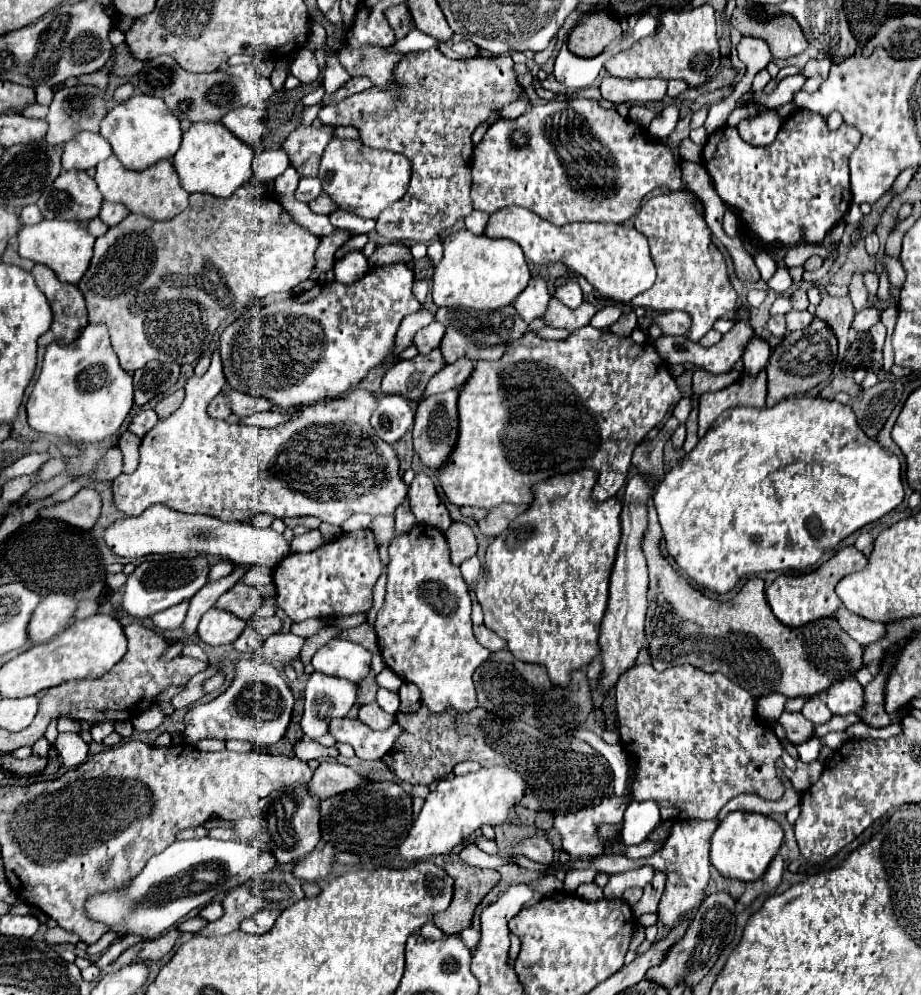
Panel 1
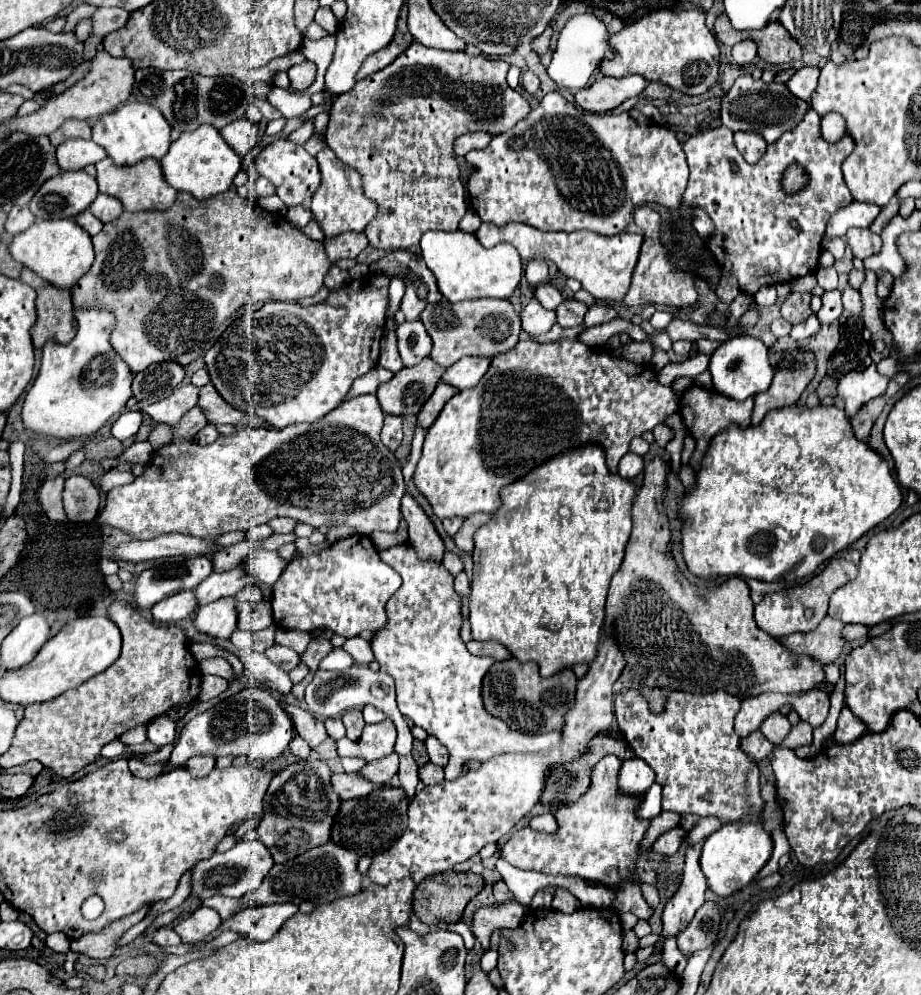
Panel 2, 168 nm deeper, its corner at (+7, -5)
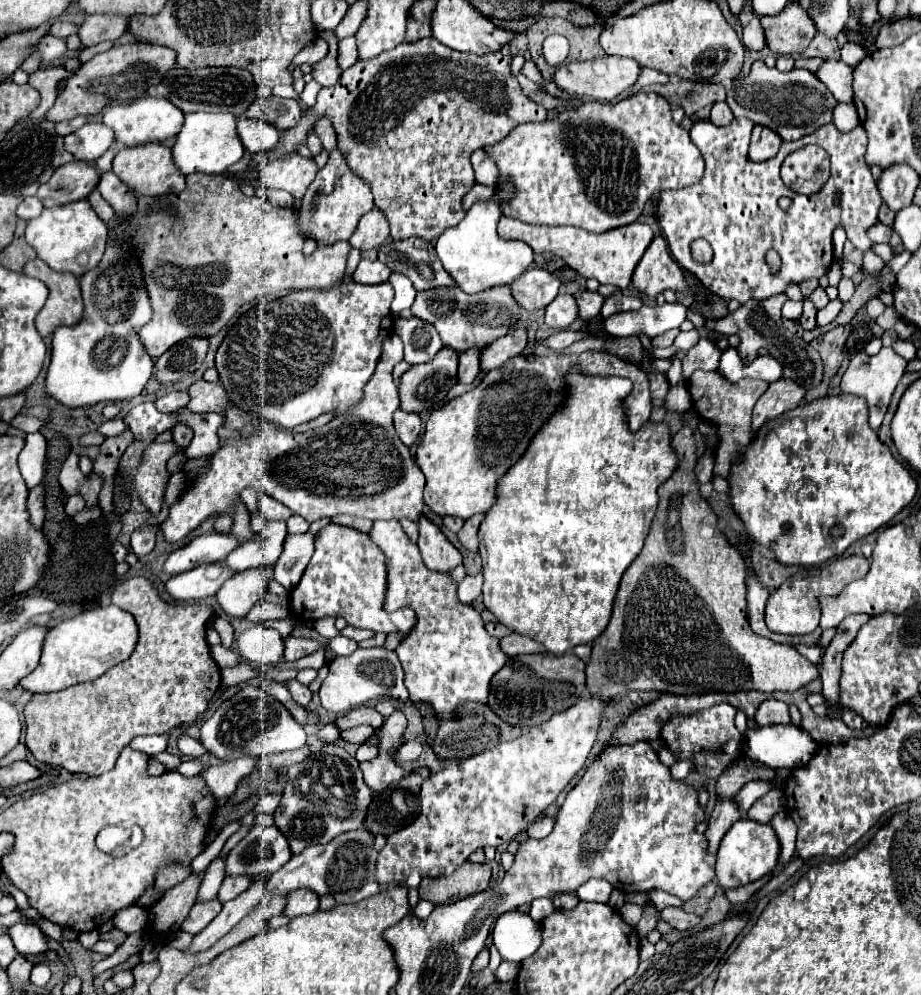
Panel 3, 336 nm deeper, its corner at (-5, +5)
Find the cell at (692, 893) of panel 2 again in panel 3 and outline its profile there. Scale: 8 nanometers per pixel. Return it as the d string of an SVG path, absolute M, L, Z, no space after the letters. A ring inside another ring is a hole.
M719 798L715 802L715 810L711 812L709 818L709 828L705 832L707 840L709 840L709 854L715 856L719 842L723 840L723 836L727 834L727 830L741 818L739 808L735 808L735 798Z

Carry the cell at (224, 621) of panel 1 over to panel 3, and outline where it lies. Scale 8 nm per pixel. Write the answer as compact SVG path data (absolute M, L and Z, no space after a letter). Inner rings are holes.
M267 568L239 572L239 576L231 576L221 586L221 590L217 592L217 600L229 616L243 618L251 610L251 606L263 598L269 584L265 570Z

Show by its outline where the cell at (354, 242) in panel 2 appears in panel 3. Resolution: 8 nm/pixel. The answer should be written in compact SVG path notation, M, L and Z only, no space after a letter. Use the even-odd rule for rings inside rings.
M373 208L361 218L355 236L351 236L349 242L357 250L371 250L379 248L385 240L389 240L387 218L383 216L383 212L379 212L379 208Z

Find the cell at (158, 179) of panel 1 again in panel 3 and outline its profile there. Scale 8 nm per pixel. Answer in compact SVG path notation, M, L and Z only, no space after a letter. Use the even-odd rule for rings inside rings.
M151 142L141 144L135 148L121 148L113 160L113 172L121 178L121 182L135 194L143 196L159 196L159 194L173 194L185 188L185 174L179 172L171 158L171 148Z

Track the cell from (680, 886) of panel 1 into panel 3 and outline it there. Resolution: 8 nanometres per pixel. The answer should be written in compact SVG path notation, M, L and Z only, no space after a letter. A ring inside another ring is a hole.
M751 780L751 782L747 782L747 784L735 794L735 800L737 800L737 804L739 804L741 814L745 814L745 812L751 808L751 804L753 804L757 798L765 796L771 788L773 788L773 782L763 782L763 780Z

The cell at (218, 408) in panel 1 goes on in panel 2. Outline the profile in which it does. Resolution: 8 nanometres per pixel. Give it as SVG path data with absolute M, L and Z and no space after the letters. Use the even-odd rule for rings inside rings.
M195 406L195 408L191 408L191 410L183 416L183 420L179 422L175 434L177 434L177 436L187 436L187 438L191 438L191 436L195 436L201 428L205 428L207 424L209 424L209 422L207 422L203 410L201 410L199 406Z

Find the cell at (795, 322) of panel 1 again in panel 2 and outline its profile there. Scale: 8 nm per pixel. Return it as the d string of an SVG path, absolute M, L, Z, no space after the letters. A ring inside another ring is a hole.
M809 316L805 322L799 322L791 328L791 338L793 340L803 340L807 336L813 336L819 330L819 320L815 316Z

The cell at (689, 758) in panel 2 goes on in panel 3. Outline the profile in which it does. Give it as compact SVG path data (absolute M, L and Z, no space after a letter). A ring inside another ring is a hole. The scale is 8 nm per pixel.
M717 704L713 708L707 708L693 716L675 716L669 724L663 726L661 738L665 740L665 746L679 752L681 760L691 760L697 766L697 772L709 778L719 778L725 768L735 762L741 756L741 742L743 736L735 728L735 708L729 704Z

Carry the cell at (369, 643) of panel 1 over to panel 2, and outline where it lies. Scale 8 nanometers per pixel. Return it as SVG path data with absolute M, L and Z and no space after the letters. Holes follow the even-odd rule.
M313 638L313 640L309 642L309 650L303 654L303 662L309 666L311 672L315 672L315 670L317 670L317 662L319 662L327 652L331 652L331 650L333 650L331 640L327 640L327 638Z

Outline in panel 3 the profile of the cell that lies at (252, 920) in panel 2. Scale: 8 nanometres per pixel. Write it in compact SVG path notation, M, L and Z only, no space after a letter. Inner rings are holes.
M303 888L299 892L291 892L289 894L289 902L285 908L285 916L295 918L301 914L313 914L319 908L319 896L315 896L315 892Z

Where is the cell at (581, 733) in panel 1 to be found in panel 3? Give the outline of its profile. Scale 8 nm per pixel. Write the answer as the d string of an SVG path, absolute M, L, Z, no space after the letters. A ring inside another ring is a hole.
M379 520L373 522L371 528L371 540L381 548L387 560L387 596L383 608L387 612L399 610L403 606L409 606L417 612L417 624L407 634L407 638L399 646L399 660L405 670L405 686L409 690L409 700L413 702L429 702L433 704L439 720L453 720L455 706L465 702L479 702L487 704L489 696L489 682L497 670L503 668L507 662L507 656L499 648L499 638L493 638L485 630L485 622L481 620L481 614L467 604L461 604L457 598L457 584L451 582L449 574L437 574L429 572L421 560L421 554L417 544L413 544L407 534L403 532L401 524L397 520Z

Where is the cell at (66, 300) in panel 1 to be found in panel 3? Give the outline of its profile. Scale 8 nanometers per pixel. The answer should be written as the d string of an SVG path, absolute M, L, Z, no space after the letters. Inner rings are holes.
M41 258L25 264L23 274L41 280L49 288L49 298L43 310L37 314L37 332L49 336L59 326L73 326L83 316L83 300L79 280L73 274L51 270Z

